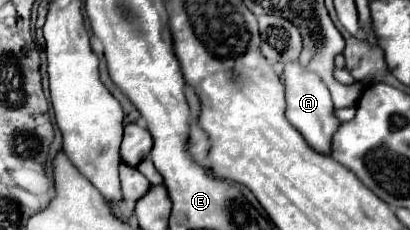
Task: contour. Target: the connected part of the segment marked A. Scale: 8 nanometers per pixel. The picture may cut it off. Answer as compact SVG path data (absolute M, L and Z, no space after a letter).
M299 60L287 62L283 76L287 86L287 120L303 134L307 142L311 142L311 146L315 146L317 152L329 154L331 136L341 122L333 116L333 102L331 102L327 86L323 86L321 78L315 72L303 68Z

